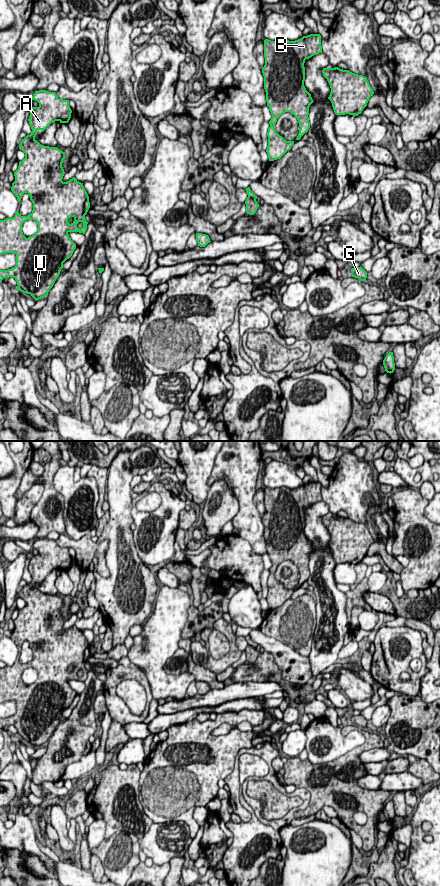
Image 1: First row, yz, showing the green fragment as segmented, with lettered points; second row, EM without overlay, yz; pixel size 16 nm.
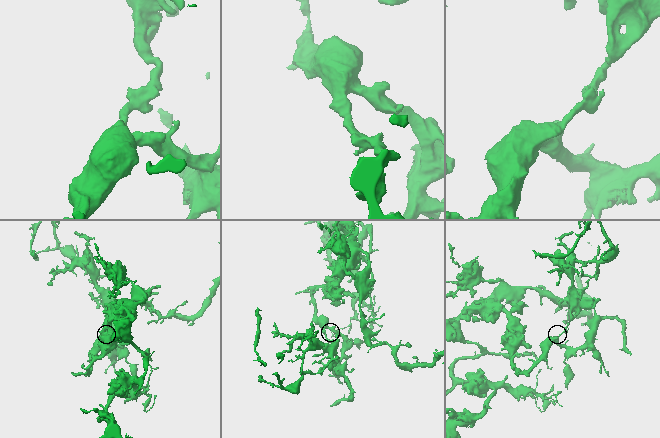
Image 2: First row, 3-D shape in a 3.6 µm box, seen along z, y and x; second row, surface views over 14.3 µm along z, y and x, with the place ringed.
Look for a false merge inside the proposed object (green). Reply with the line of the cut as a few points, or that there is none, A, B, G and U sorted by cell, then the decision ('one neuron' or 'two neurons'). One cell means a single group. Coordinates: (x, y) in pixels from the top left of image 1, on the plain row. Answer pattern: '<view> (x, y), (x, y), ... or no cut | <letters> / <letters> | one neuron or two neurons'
yz (248, 644), (255, 649) | A G U / B | two neurons

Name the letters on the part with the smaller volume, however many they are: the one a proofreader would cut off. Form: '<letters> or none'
B

